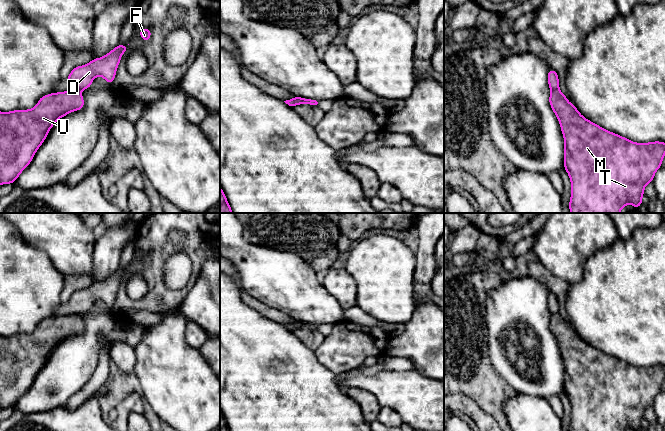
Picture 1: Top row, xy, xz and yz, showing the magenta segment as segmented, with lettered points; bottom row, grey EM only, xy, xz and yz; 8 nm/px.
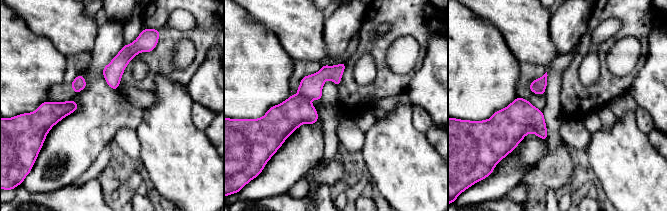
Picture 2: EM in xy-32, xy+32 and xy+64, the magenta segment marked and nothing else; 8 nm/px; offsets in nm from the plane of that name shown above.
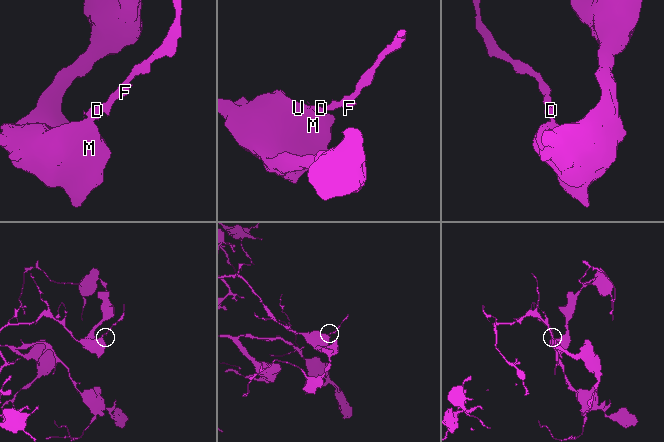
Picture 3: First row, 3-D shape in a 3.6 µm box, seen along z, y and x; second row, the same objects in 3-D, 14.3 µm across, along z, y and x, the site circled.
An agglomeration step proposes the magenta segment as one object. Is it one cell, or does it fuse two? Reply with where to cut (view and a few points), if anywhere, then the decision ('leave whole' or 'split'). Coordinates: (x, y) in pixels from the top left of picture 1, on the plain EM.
xy (71, 313), (79, 315) | split

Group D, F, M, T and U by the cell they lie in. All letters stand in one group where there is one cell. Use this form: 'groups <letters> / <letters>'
groups D F / M T U

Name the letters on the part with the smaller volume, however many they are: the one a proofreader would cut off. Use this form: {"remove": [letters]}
{"remove": ["D", "F"]}

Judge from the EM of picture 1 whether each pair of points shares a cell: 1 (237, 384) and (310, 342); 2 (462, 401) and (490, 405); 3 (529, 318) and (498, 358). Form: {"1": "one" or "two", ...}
{"1": "two", "2": "two", "3": "one"}

